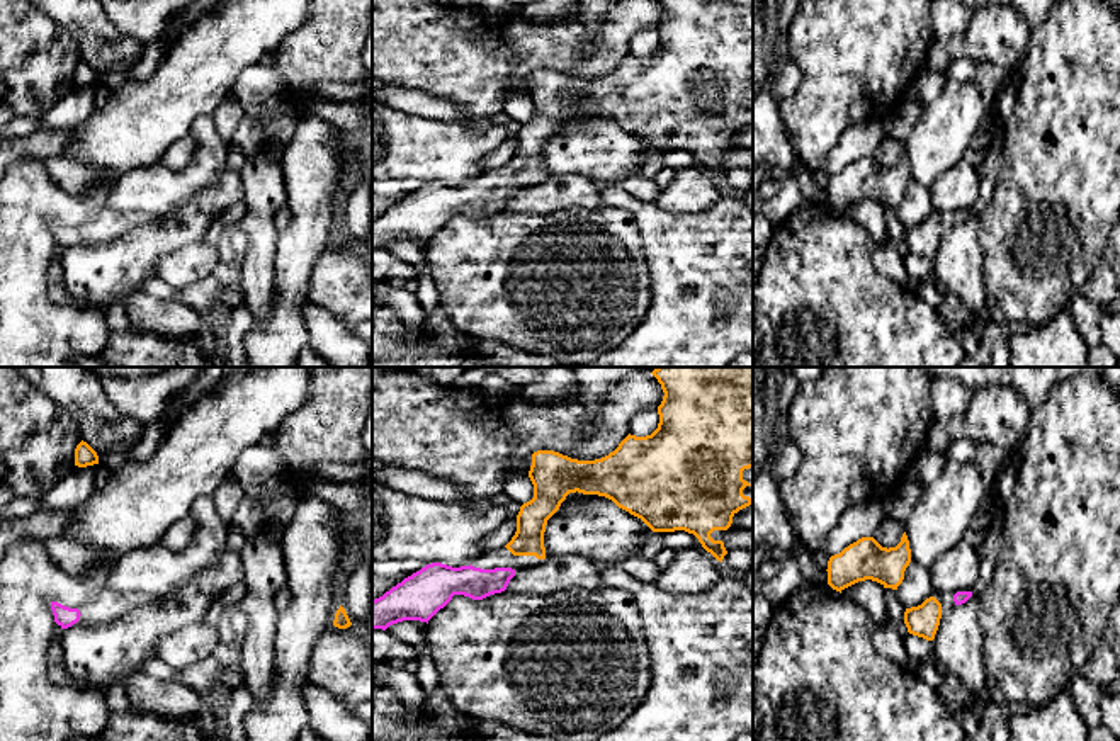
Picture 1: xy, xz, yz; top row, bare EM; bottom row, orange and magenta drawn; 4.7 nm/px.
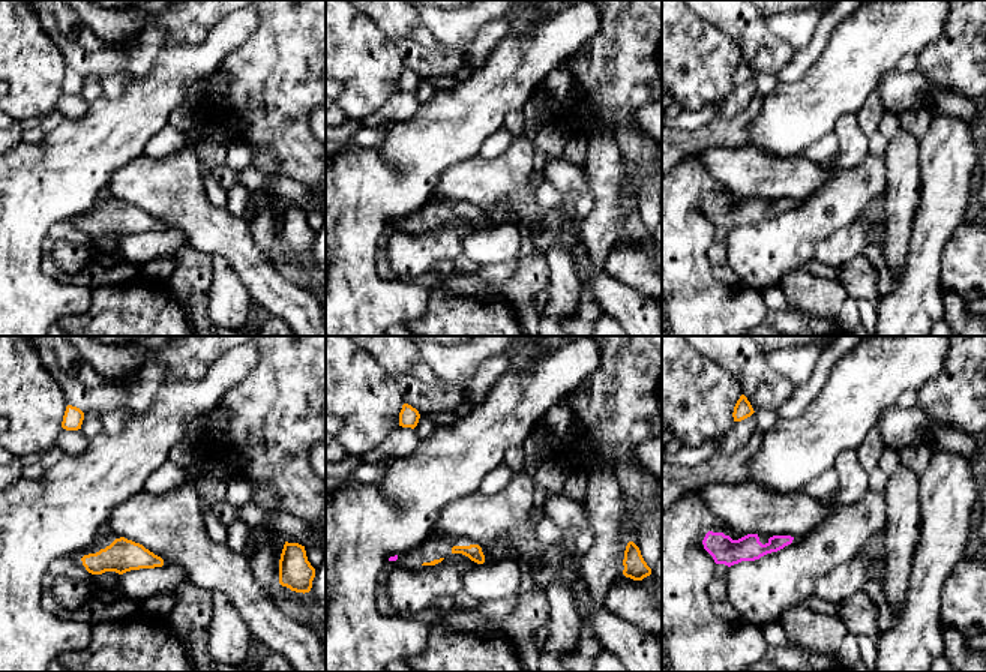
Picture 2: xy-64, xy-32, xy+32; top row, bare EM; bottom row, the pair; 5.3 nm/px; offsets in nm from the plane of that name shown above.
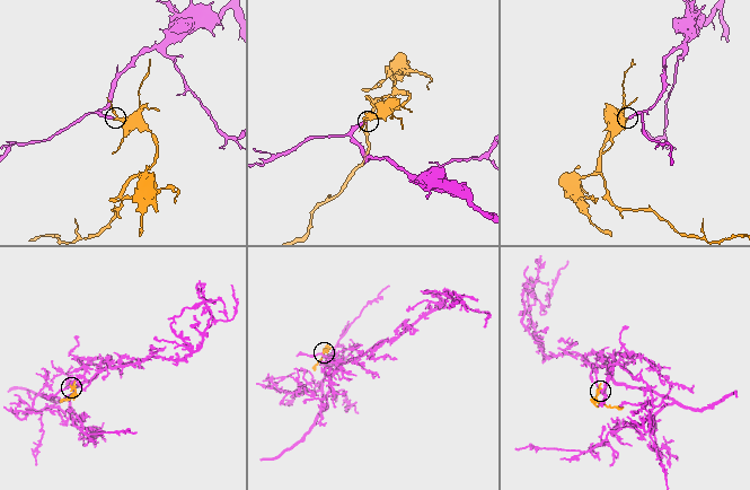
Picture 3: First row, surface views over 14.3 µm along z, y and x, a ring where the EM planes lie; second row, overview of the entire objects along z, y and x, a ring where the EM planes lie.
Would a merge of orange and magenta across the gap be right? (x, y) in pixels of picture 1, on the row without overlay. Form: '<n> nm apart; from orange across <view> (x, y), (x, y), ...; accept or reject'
70 nm apart; from orange across xz (514, 174), (510, 187); accept

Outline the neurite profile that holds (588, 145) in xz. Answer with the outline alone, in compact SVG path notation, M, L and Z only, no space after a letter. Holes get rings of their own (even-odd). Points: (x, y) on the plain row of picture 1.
M569 112L547 139L546 178L580 175L593 182L634 177L653 150L637 136L598 114Z

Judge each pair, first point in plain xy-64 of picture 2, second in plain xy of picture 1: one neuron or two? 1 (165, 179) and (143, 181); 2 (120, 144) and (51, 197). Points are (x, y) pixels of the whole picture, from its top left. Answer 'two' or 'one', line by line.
1: one
2: one

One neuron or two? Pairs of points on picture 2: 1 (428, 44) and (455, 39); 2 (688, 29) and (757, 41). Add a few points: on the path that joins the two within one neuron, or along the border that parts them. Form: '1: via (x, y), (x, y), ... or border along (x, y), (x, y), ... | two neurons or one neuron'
1: border along (417, 15), (443, 45), (458, 51) | two neurons
2: border along (701, 17), (727, 33), (737, 44), (742, 54) | two neurons

